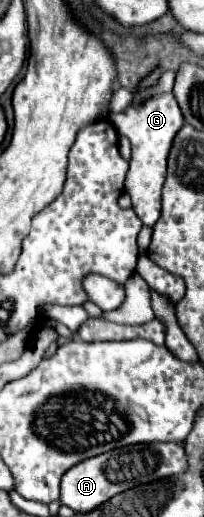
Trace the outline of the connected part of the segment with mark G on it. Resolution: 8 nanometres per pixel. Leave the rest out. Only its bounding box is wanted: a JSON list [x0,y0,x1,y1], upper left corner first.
[108,93,184,227]

